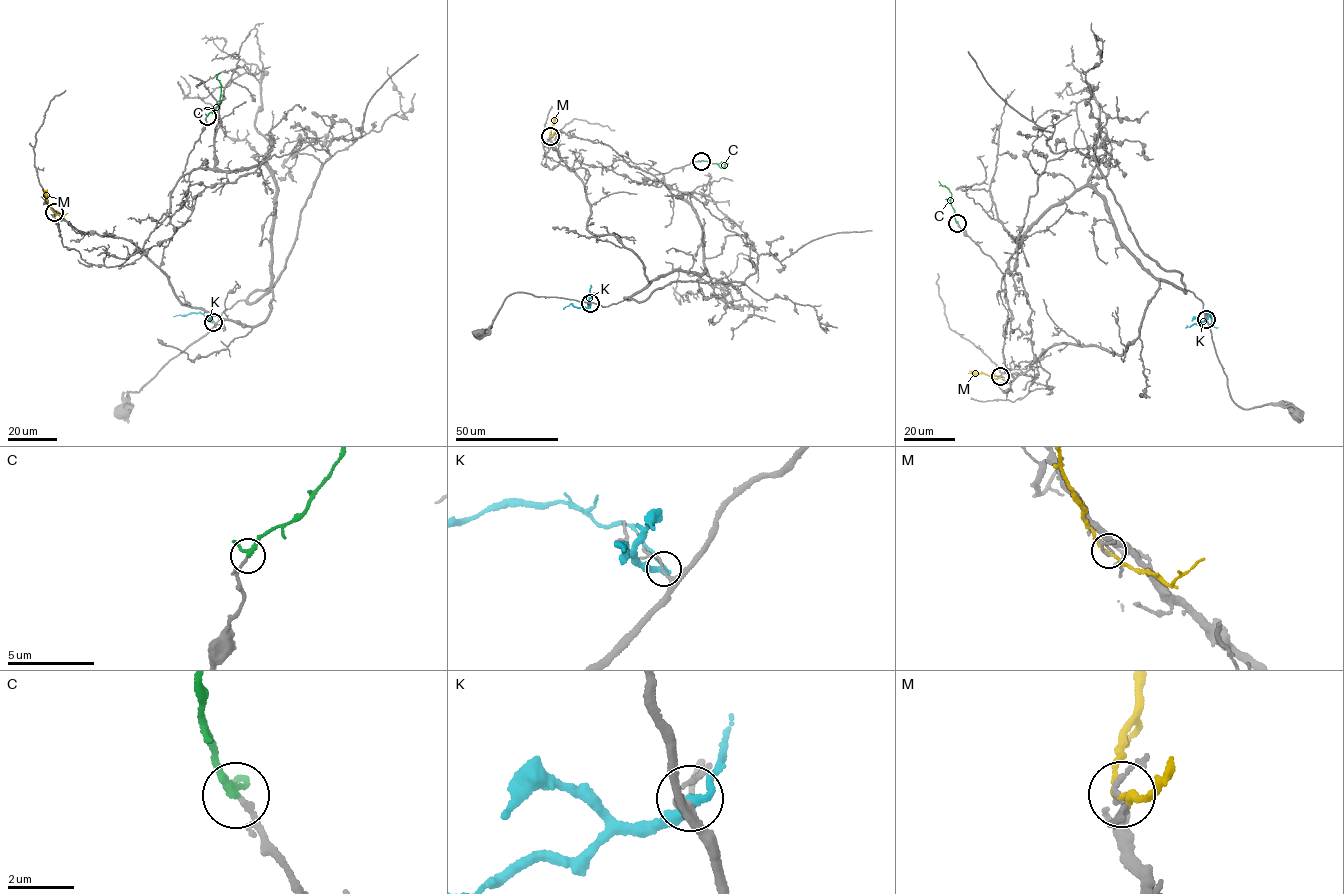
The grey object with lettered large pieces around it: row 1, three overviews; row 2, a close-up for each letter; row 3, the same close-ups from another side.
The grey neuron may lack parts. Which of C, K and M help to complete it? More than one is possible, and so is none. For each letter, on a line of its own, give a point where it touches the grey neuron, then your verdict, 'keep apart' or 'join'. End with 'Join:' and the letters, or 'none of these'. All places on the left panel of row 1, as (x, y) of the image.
C: meets grey at (207, 116); join
K: meets grey at (213, 322); keep apart
M: meets grey at (54, 212); keep apart
Join: C

